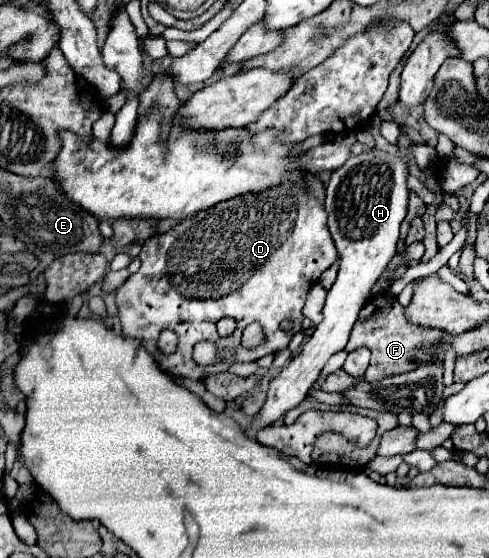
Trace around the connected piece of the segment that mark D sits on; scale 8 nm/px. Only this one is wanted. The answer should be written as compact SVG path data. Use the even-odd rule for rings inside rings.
M307 178L307 192L301 184L283 184L279 188L271 188L261 192L259 196L239 196L239 200L225 200L207 212L199 212L193 218L181 220L169 232L151 236L143 242L143 250L139 254L141 268L131 274L125 284L117 290L117 308L121 318L121 328L125 336L137 338L145 344L145 348L155 356L159 366L175 378L193 378L203 380L211 374L227 372L235 362L253 362L265 354L275 354L289 346L291 338L301 332L303 322L303 306L311 286L319 280L319 276L337 262L337 250L331 240L327 228L327 212L325 212L325 188L319 178ZM231 316L237 320L237 330L221 338L217 334L215 324ZM285 318L293 318L293 332L283 332L279 324ZM251 322L259 322L265 328L267 342L257 350L243 350L239 340L245 326ZM169 328L179 336L177 350L173 354L163 354L157 348L157 334ZM201 340L213 340L219 350L223 362L217 366L199 366L193 362L193 346Z

